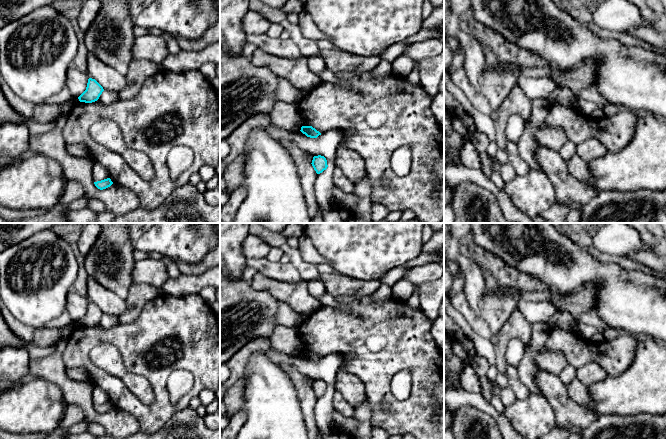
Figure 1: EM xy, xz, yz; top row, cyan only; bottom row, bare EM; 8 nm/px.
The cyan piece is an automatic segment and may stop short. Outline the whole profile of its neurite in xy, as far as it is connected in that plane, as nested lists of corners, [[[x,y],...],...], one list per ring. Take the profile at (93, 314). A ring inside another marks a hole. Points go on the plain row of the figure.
[[[89,302],[86,314],[78,323],[80,326],[92,327],[99,323],[103,315],[103,311],[95,303]]]

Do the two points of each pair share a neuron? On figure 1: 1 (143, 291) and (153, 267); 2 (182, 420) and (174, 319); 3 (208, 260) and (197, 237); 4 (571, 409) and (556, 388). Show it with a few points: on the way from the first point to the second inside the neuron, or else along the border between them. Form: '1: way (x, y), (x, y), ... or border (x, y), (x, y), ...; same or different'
1: border (133, 281), (151, 284), (160, 288); different
2: border (188, 406), (177, 410), (163, 425); different
3: border (209, 251), (197, 263), (184, 262); different
4: way (566, 404), (558, 393); same

